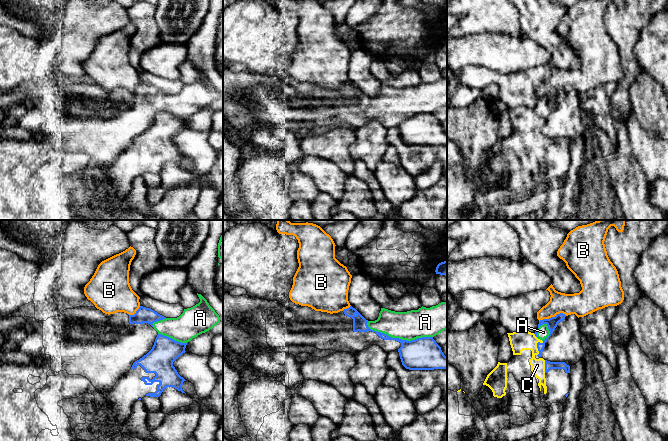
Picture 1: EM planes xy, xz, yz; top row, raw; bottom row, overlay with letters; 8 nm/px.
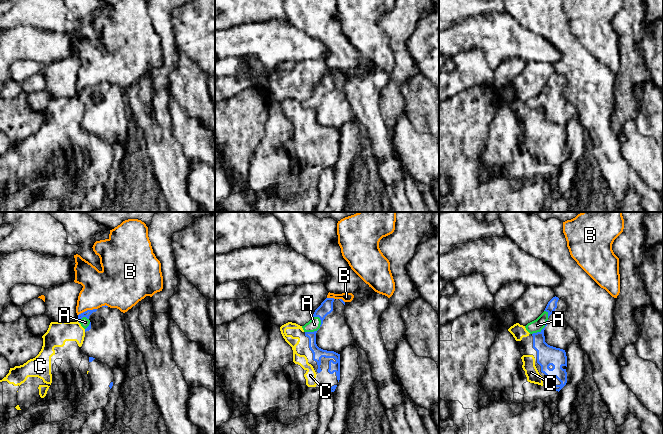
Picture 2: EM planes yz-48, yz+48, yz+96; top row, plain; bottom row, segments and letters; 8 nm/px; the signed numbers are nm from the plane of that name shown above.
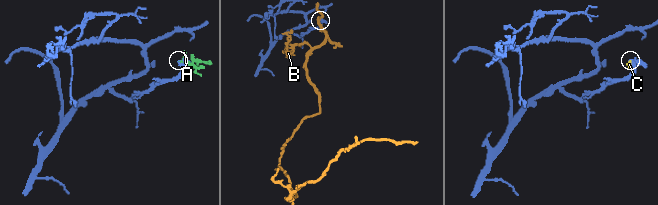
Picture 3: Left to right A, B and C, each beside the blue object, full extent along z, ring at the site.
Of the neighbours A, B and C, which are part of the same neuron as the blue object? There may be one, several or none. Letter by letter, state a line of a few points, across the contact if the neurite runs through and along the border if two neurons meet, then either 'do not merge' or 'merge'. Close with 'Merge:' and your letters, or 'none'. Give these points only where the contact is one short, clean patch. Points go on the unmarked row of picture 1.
A: do not merge
B: do not merge
C: merge
Merge: C

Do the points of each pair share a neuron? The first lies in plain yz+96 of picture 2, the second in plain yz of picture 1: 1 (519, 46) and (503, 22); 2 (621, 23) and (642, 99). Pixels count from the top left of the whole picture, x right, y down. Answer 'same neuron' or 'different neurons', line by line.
1: different neurons
2: different neurons

